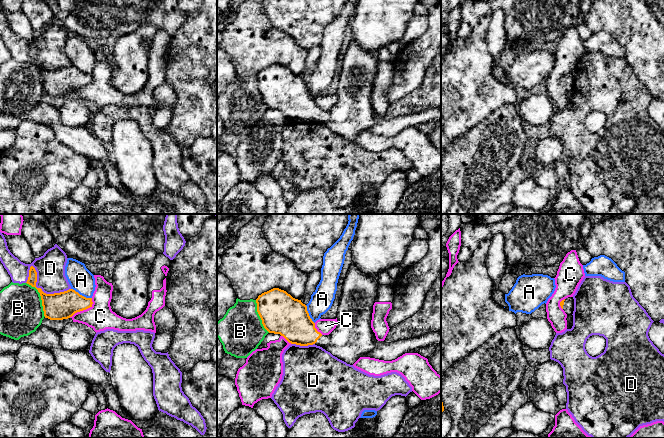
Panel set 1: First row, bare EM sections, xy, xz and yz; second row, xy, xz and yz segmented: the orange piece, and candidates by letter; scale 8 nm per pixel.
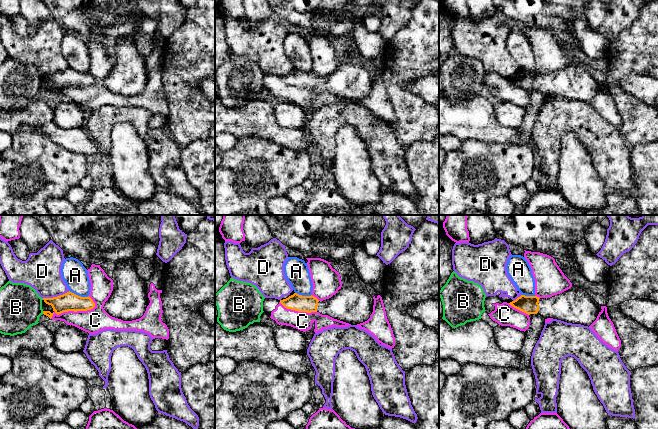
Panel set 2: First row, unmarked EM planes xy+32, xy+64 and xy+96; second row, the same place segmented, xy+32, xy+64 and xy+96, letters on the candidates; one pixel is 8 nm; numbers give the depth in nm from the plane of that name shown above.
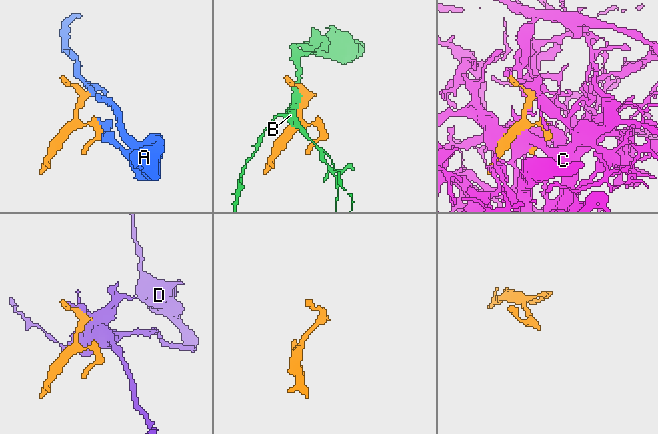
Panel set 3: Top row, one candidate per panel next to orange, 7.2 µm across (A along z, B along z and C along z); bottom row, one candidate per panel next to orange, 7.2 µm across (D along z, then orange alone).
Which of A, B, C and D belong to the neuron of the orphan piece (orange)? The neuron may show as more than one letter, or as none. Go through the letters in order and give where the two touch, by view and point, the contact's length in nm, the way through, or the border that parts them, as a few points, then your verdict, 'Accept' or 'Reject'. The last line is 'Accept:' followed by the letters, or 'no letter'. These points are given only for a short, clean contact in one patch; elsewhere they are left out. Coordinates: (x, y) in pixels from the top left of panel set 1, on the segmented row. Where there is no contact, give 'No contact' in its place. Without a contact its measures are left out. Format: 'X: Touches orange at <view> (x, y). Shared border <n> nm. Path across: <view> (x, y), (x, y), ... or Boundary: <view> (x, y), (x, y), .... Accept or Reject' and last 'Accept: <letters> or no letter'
A: Touches orange at xy (81, 295). Shared border 190 nm. Reject
B: Touches orange at xy (41, 298). Shared border 320 nm. Reject
C: Touches orange at xy (83, 309). Shared border 240 nm. Reject
D: Touches orange at xy (41, 290). Shared border 380 nm. Reject
Accept: no letter

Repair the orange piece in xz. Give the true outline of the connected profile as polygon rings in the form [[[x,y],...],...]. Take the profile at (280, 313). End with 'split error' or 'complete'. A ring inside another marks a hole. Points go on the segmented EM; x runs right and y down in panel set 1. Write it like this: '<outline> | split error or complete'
[[[352,262],[342,286],[338,324],[329,335],[317,331],[301,300],[279,288],[258,296],[257,312],[269,333],[280,334],[291,344],[315,344],[353,365],[376,347],[371,320],[378,288],[377,280],[361,272]]] | split error

